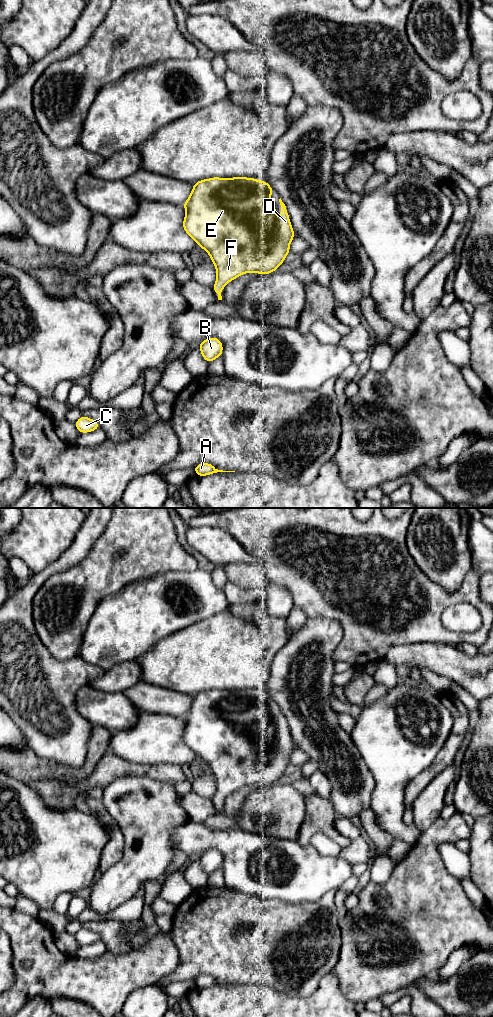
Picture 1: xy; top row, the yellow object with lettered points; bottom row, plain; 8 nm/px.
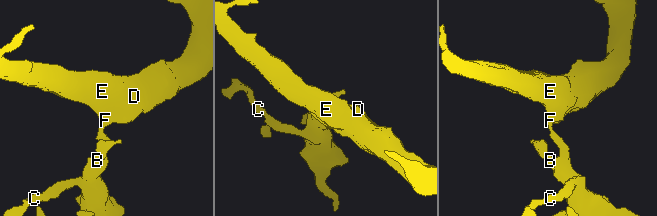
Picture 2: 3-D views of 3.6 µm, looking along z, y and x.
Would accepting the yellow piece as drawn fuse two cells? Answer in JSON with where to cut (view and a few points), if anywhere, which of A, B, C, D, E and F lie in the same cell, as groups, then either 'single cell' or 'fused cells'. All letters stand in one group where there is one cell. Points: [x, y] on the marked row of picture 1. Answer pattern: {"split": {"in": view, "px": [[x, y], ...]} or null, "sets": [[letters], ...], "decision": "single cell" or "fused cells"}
{"split": null, "sets": [["A", "B", "C", "D", "E", "F"]], "decision": "single cell"}

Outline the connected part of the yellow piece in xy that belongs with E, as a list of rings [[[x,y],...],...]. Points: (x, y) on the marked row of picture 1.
[[[213,177],[193,184],[189,198],[183,203],[186,211],[183,219],[184,231],[209,254],[216,267],[216,282],[213,291],[220,294],[216,297],[218,303],[224,300],[221,292],[227,283],[246,273],[268,275],[277,270],[289,254],[290,243],[295,234],[288,211],[281,198],[279,199],[281,221],[277,222],[276,208],[271,201],[272,192],[273,188],[267,181],[259,181],[253,177]]]

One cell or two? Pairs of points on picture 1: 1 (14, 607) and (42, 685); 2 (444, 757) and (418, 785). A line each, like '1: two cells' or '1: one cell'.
1: one cell
2: one cell

